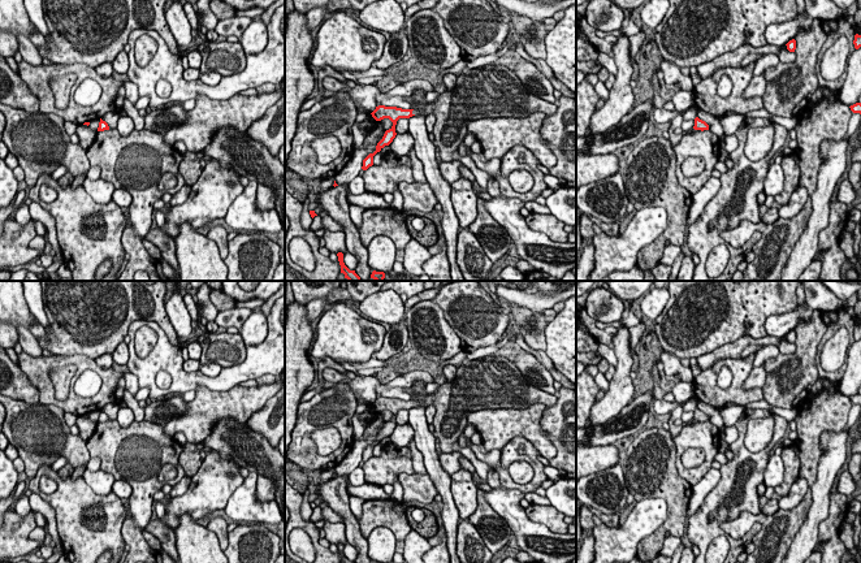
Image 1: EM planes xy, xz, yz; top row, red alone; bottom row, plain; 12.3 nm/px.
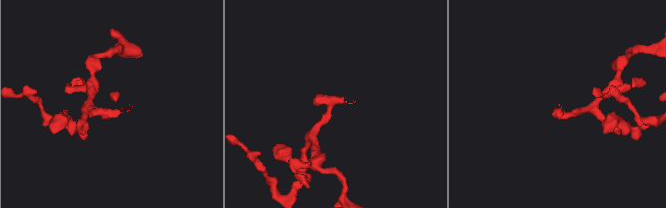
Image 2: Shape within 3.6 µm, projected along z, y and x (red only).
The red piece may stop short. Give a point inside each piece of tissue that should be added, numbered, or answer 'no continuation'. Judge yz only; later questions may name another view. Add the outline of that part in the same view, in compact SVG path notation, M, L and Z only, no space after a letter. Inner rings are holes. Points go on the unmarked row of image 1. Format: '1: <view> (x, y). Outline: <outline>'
1: yz (713, 412). Outline: M695 397L697 399L697 397ZM697 399L697 408L702 412L705 412L708 416L709 416L709 421L715 425L718 428L718 430L722 430L723 433L719 434L719 447L718 447L718 451L719 452L726 452L726 450L730 447L726 441L724 441L724 437L726 437L726 425L723 424L723 419L721 416L721 410L717 408L717 407L713 407L710 404L706 404L701 400Z

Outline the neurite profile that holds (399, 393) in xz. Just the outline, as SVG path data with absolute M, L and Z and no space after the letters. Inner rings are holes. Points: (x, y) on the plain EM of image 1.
M385 384L376 386L376 394L385 398L411 400L411 395L404 390L404 387L388 387Z

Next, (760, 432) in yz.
M775 413L769 417L750 419L747 426L745 447L752 452L760 452L771 441L774 433Z

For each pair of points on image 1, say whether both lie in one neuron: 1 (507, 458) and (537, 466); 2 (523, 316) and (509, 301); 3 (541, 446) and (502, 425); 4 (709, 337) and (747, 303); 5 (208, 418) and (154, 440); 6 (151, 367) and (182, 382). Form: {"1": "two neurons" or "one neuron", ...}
{"1": "one neuron", "2": "two neurons", "3": "one neuron", "4": "one neuron", "5": "two neurons", "6": "one neuron"}

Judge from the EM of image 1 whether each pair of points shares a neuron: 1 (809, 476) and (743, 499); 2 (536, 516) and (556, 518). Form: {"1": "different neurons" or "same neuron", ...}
{"1": "different neurons", "2": "same neuron"}

